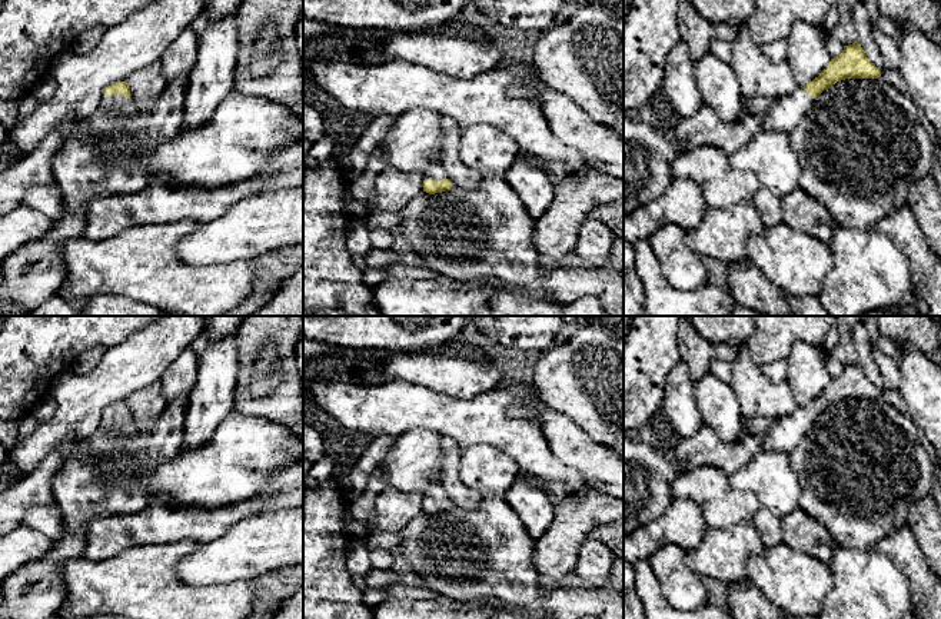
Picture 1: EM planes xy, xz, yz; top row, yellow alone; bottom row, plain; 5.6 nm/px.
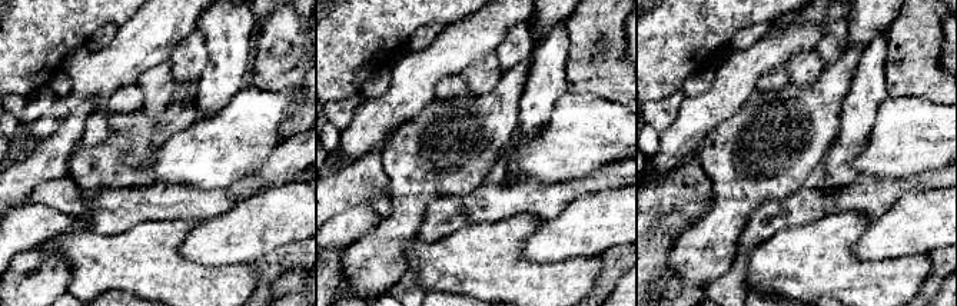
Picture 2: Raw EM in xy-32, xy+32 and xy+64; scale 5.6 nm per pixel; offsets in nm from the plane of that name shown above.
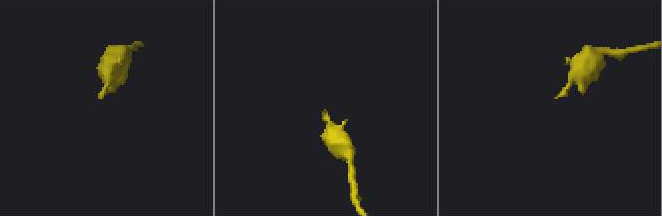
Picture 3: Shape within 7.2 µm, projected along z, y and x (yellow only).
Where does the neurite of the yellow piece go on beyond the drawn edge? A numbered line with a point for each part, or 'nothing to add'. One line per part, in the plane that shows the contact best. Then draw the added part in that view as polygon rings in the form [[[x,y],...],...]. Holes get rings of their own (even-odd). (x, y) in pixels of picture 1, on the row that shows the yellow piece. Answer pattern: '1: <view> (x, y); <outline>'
1: xy (115, 102); [[[103,94],[99,109],[100,110],[119,110],[129,104],[130,99],[122,96],[122,94],[113,94],[113,96],[106,96]]]

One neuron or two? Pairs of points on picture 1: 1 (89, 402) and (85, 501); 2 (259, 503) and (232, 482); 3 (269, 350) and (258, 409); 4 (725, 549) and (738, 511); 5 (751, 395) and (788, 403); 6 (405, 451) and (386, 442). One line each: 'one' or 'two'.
1: two
2: two
3: two
4: two
5: one
6: two

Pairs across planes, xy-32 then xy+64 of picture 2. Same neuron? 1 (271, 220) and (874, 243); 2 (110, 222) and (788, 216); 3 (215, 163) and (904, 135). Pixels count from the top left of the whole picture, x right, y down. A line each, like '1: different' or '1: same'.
1: same
2: same
3: same

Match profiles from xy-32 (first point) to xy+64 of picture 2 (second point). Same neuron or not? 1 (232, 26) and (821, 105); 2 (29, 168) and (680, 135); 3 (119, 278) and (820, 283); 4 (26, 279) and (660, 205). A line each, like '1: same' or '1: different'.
1: different
2: different
3: same
4: different

